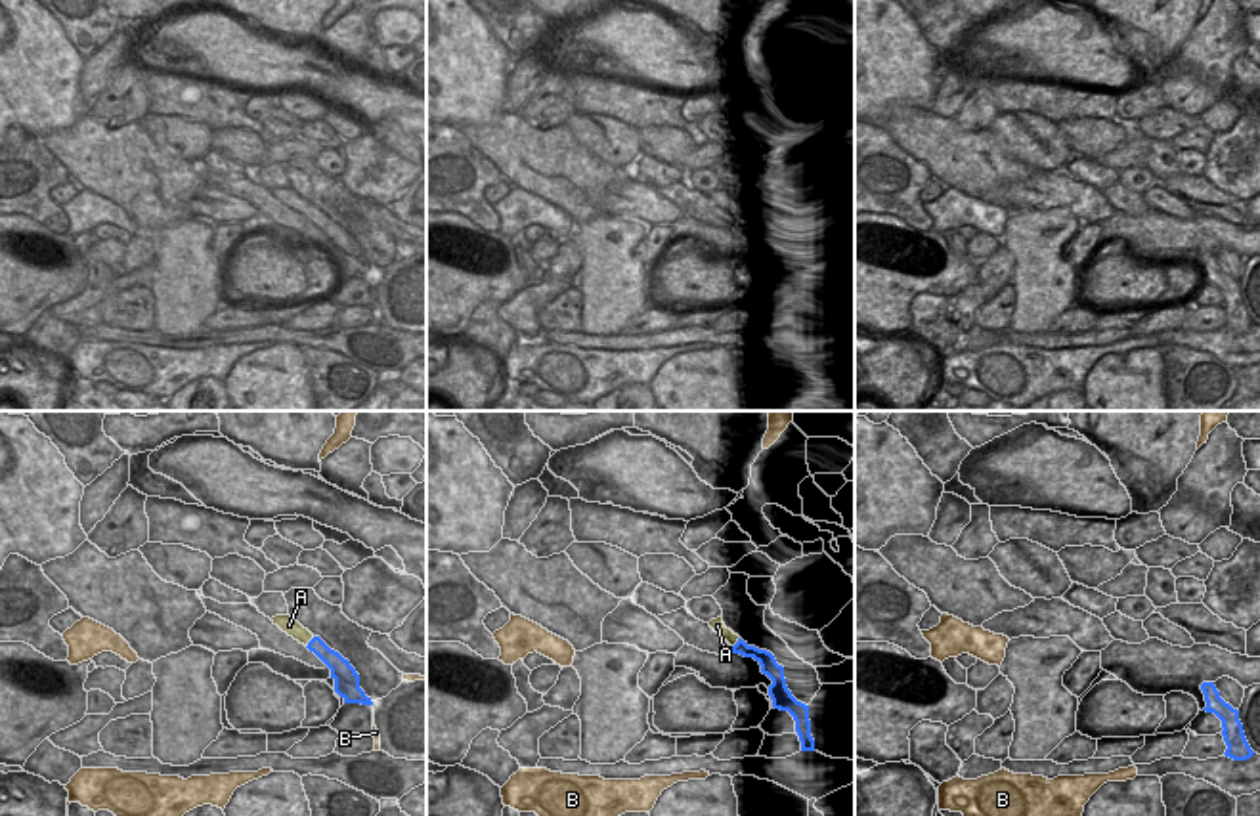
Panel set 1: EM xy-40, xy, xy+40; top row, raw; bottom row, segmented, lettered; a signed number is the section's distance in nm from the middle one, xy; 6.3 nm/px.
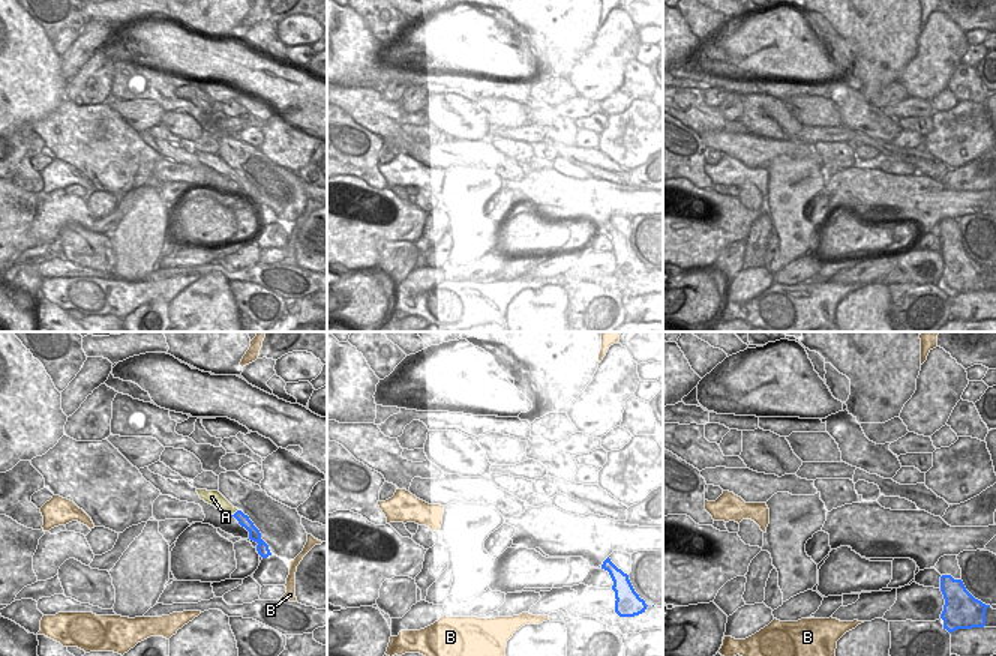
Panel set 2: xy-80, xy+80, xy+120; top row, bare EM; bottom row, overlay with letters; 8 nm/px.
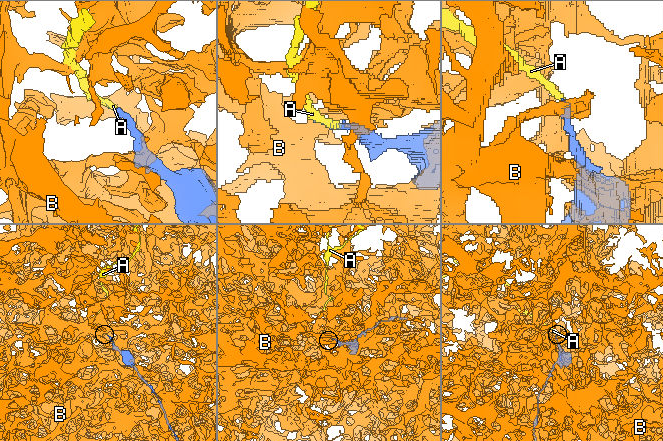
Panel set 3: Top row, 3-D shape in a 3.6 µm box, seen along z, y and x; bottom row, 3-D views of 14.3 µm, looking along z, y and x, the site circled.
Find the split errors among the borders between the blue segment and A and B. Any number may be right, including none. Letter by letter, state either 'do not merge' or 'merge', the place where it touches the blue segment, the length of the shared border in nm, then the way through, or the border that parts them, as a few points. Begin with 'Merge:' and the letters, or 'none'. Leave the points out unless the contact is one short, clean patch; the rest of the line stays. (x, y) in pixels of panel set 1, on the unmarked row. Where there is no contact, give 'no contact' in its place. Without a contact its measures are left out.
Merge: none
A: do not merge; contact xy-40 (308, 214); length 90 nm; border xy-40 (314, 209), (306, 218)
B: do not merge; no contact

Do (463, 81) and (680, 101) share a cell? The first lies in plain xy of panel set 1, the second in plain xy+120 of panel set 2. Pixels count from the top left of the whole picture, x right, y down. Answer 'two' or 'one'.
two

